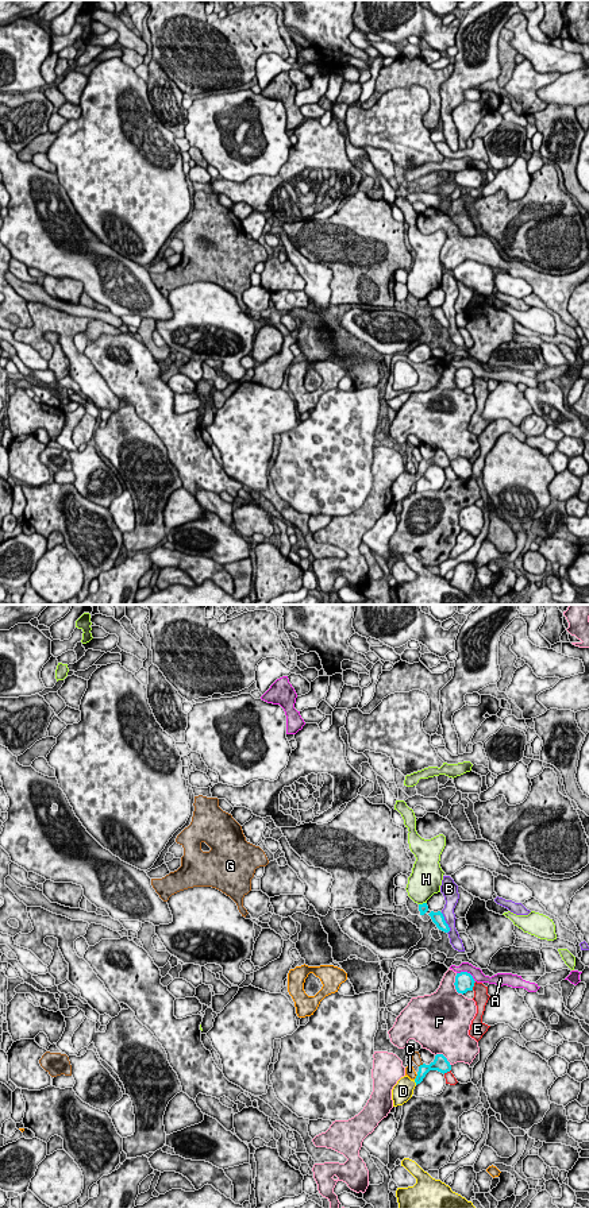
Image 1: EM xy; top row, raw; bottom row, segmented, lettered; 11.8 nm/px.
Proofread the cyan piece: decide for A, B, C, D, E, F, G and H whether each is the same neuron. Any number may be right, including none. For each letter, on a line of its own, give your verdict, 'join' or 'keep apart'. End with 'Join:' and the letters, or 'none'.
A: keep apart
B: keep apart
C: keep apart
D: join
E: keep apart
F: keep apart
G: keep apart
H: keep apart
Join: D

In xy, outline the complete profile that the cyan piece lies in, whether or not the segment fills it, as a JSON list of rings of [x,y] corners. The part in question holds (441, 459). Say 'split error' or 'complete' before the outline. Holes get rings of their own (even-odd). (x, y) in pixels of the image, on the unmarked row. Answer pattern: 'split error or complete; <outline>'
split error; [[[436,449],[430,460],[423,459],[419,462],[415,475],[408,471],[401,472],[392,485],[393,502],[407,498],[412,493],[415,482],[423,476],[430,466],[438,466],[444,470],[451,466],[451,460],[443,449]]]

